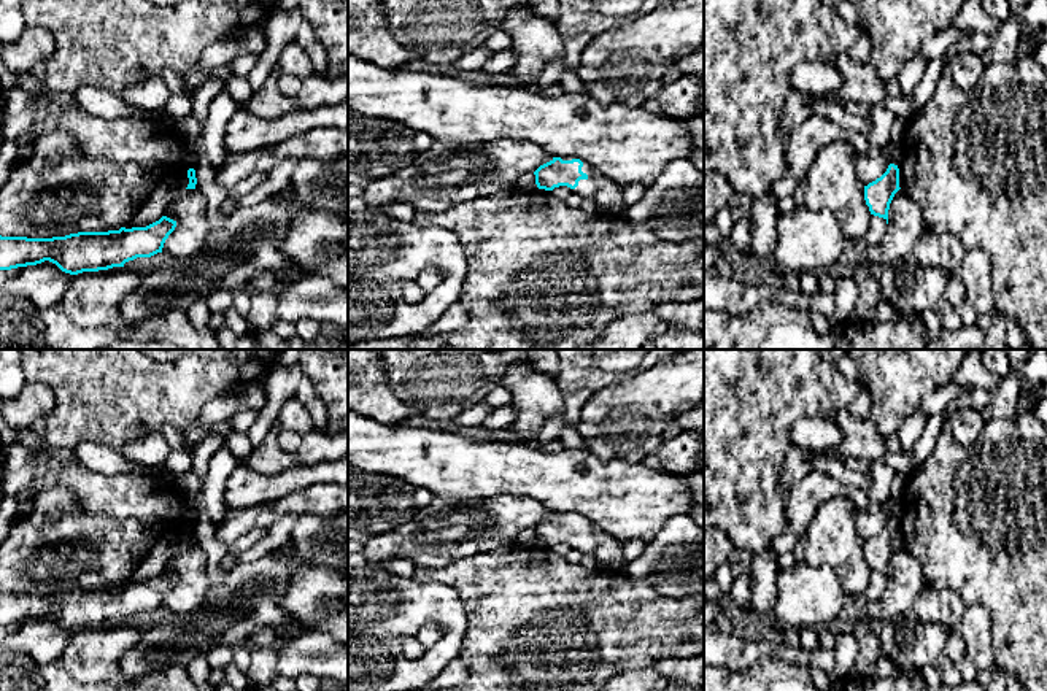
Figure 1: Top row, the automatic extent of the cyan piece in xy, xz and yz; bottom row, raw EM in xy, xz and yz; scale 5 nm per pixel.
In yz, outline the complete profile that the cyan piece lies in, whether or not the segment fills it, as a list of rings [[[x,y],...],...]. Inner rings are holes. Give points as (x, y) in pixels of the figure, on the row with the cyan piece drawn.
[[[890,164],[880,178],[864,186],[864,200],[871,214],[883,218],[888,224],[890,203],[899,189],[899,168]]]

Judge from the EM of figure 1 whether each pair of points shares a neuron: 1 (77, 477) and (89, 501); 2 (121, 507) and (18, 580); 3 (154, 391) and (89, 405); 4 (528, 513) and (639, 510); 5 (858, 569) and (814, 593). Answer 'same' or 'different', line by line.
1: same
2: different
3: same
4: different
5: different

